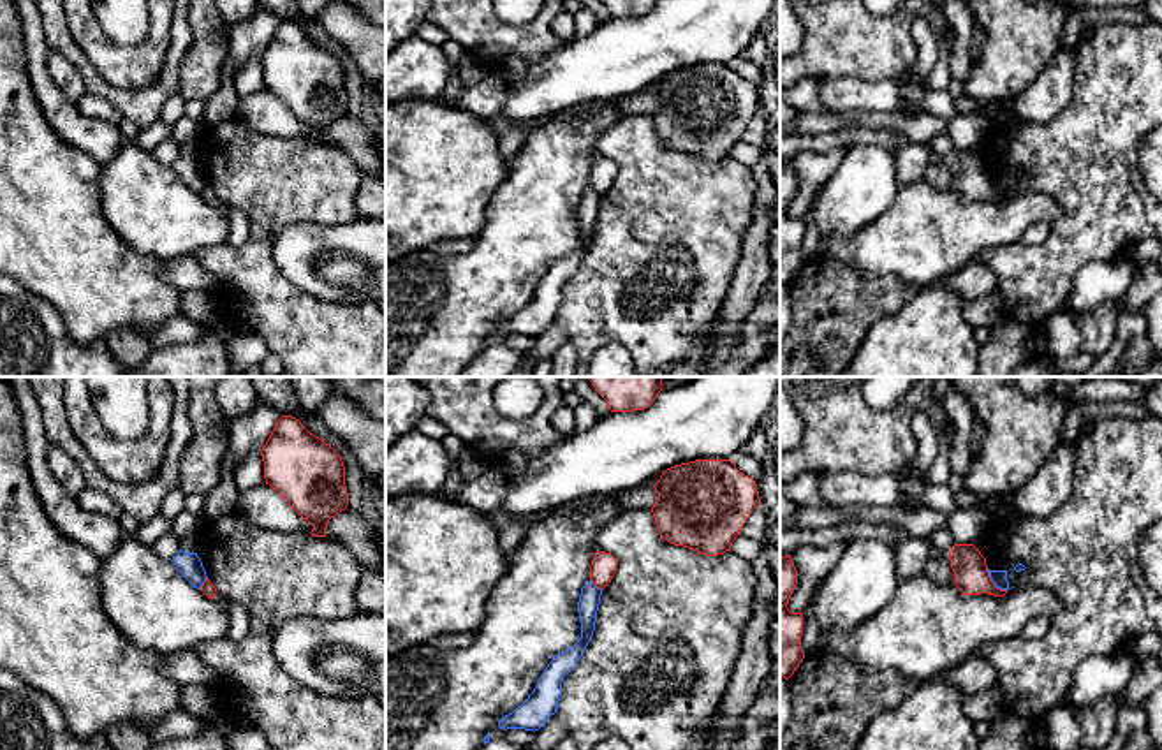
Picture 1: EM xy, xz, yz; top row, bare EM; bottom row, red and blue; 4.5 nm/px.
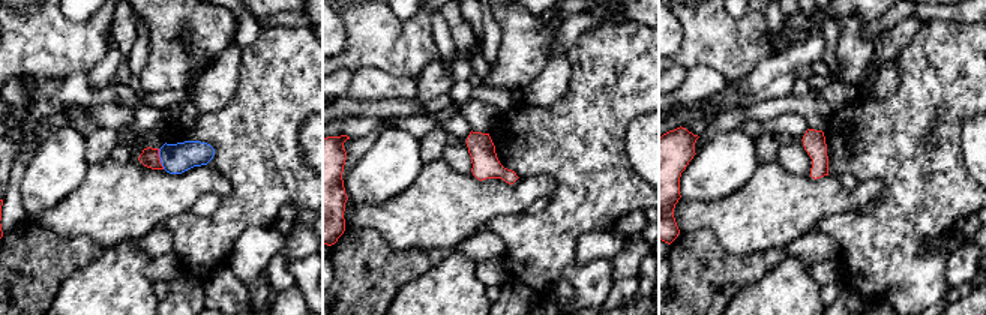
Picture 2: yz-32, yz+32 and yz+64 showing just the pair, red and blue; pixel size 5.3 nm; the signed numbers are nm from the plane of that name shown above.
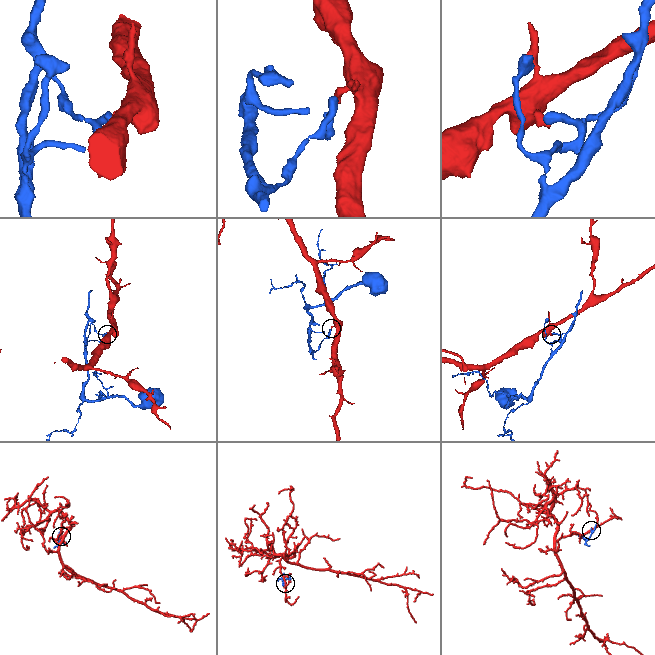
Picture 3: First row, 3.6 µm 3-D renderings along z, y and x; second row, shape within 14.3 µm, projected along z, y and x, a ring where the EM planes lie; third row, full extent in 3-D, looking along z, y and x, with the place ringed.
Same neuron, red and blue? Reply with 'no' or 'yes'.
no

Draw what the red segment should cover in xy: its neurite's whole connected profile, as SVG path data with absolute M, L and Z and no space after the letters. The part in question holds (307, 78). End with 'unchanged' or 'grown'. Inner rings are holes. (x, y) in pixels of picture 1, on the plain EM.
M292 21L276 26L261 60L266 90L313 132L312 141L326 143L329 125L349 111L342 62Z | unchanged

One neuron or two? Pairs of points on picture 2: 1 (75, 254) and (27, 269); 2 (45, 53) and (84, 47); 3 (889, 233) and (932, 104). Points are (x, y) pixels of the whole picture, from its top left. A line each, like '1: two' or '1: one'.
1: one
2: one
3: one

